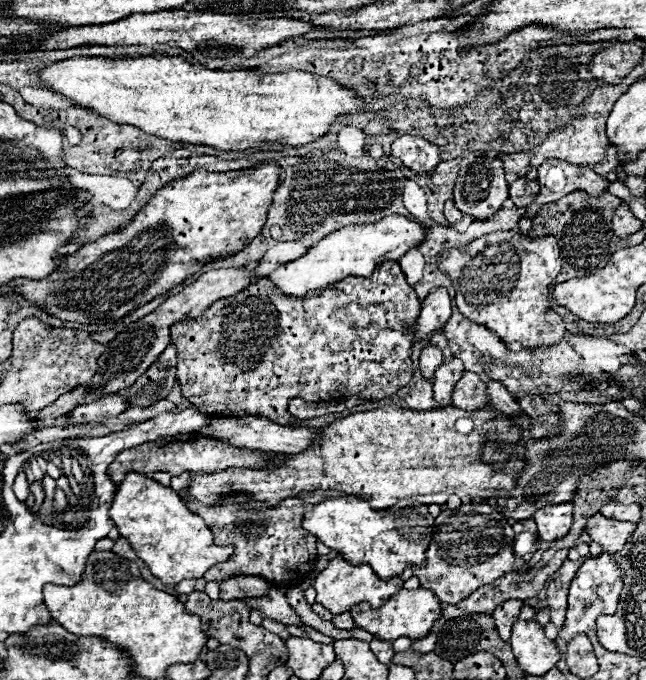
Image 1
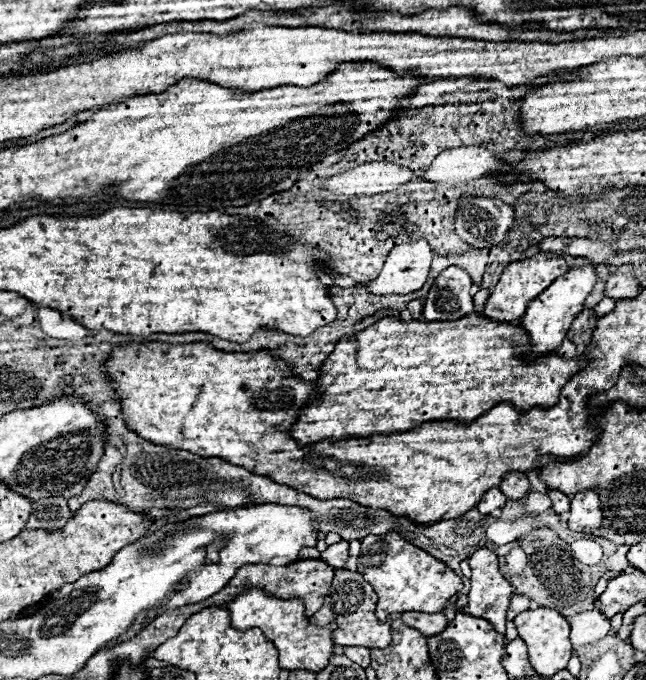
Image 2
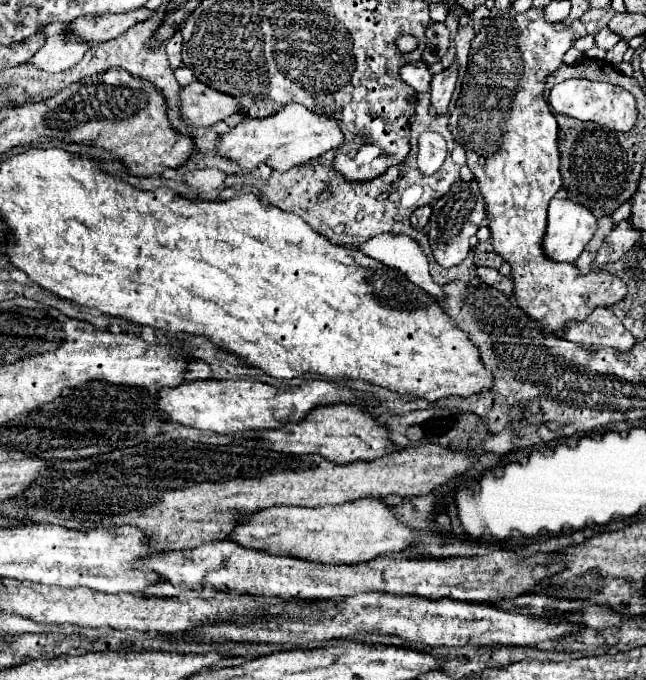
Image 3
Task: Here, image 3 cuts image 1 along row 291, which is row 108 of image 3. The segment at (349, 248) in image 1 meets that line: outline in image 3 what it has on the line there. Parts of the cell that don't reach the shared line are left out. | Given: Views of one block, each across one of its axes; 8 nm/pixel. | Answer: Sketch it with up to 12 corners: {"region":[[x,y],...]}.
{"region":[[290,102],[248,118],[218,154],[284,172],[344,144],[336,118]]}

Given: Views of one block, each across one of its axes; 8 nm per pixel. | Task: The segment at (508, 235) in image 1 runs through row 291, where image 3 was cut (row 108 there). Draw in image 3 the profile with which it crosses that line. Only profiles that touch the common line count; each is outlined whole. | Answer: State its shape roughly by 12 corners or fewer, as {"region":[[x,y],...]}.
{"region":[[542,10],[474,36],[448,128],[518,306],[564,330],[626,296],[544,254],[562,188],[544,84],[574,38]]}

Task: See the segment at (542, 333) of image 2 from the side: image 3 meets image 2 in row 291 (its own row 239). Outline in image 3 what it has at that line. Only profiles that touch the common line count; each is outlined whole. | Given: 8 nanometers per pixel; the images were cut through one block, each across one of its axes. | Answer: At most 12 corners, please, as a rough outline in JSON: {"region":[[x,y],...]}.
{"region":[[568,198],[548,206],[544,252],[574,262],[598,220]]}

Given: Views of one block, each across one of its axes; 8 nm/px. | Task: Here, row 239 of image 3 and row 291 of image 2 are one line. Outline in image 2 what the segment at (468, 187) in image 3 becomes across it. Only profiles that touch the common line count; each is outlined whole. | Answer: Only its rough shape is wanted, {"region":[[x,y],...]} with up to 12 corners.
{"region":[[448,266],[434,280],[424,318],[458,320],[474,312],[472,278]]}

